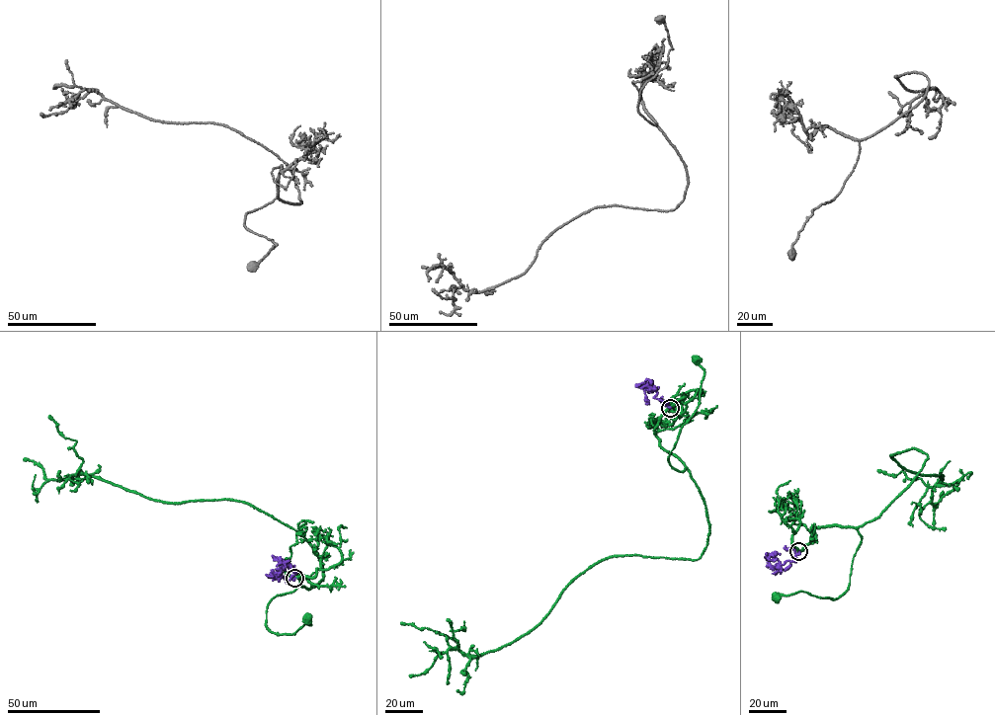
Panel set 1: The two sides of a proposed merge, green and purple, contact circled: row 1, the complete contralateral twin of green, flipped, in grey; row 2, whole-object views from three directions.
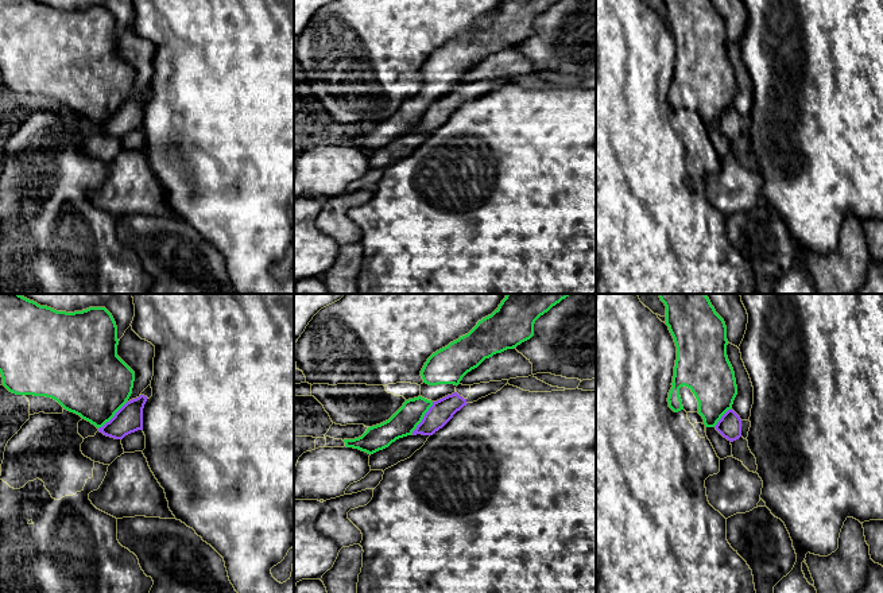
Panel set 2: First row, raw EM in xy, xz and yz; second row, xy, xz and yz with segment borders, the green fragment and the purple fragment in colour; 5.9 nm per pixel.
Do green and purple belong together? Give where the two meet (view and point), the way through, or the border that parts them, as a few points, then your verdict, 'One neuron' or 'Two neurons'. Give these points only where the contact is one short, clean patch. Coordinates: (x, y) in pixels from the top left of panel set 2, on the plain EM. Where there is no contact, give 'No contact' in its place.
Touches green at xz (422, 116). Two neurons

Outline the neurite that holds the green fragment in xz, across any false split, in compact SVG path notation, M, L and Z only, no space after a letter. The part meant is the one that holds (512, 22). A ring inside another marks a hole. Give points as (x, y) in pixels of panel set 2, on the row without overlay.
M501 0L465 34L433 51L421 74L421 94L437 100L456 90L462 75L485 57L534 34L535 19L559 0Z

